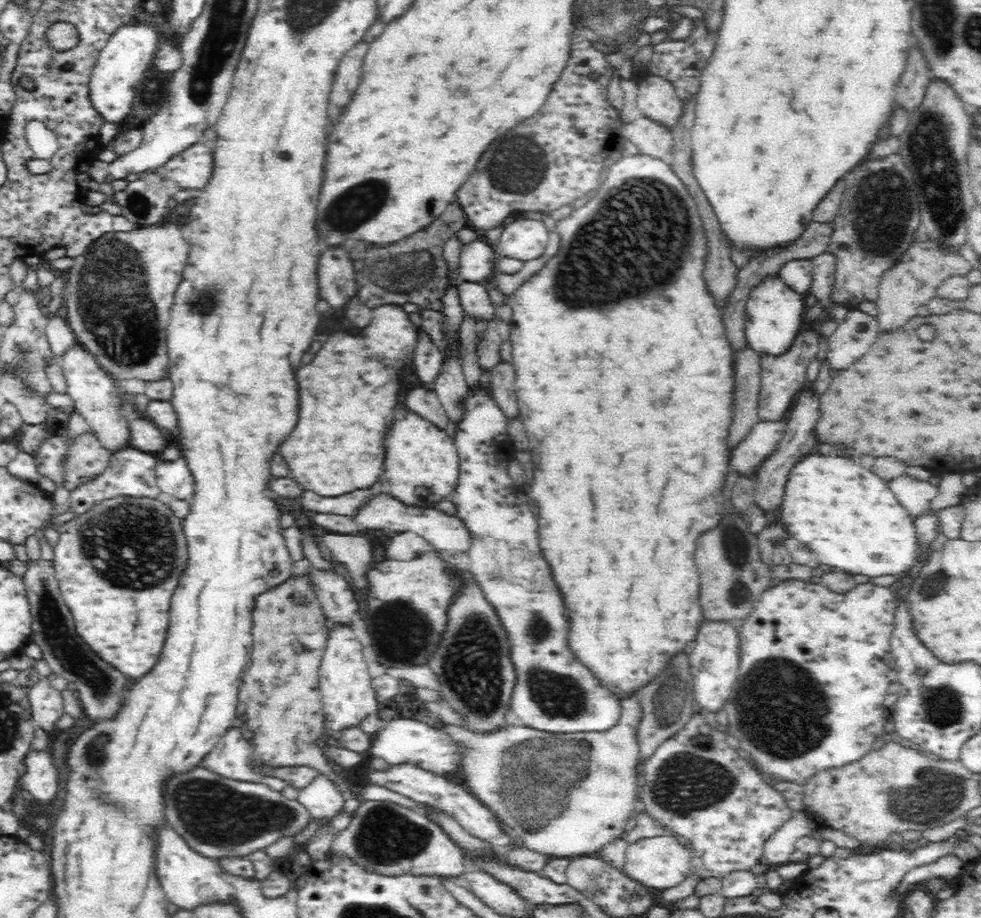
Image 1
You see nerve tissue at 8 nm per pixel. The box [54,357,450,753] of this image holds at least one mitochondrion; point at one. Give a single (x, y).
(146, 547)

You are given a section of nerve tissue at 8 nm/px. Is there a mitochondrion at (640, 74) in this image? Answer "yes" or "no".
no

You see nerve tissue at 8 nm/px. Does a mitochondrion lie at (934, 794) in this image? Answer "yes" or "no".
yes

